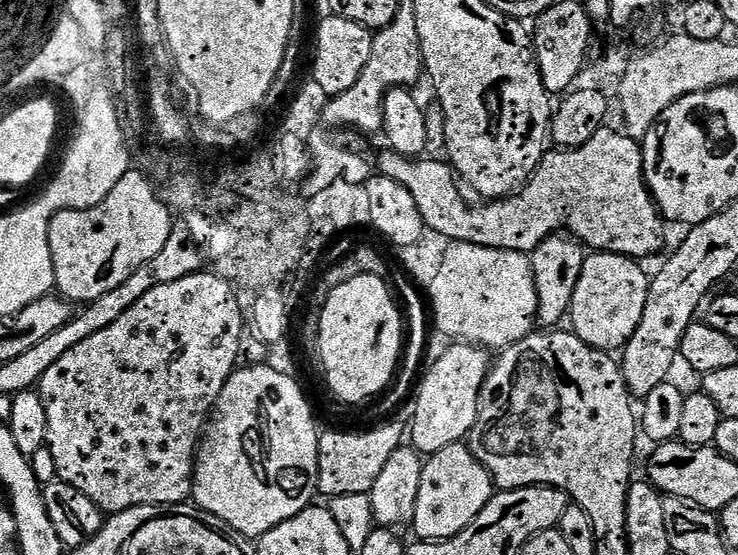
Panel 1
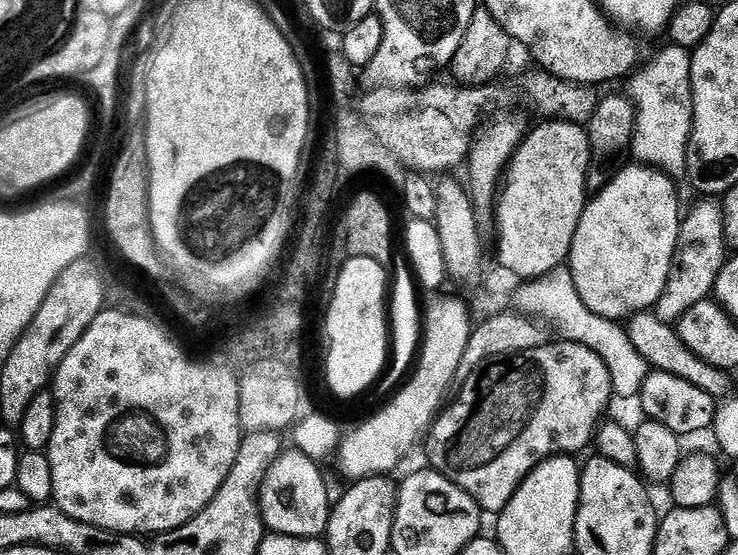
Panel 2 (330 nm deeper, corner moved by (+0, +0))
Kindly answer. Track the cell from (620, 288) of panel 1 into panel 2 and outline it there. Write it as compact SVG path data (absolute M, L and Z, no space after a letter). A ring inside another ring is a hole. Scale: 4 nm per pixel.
M639 162L633 168L624 168L596 197L589 199L574 234L572 253L567 263L572 270L574 286L594 314L607 320L627 321L637 312L655 309L662 290L668 281L676 243L680 237L680 200L671 179L659 169L647 167Z

